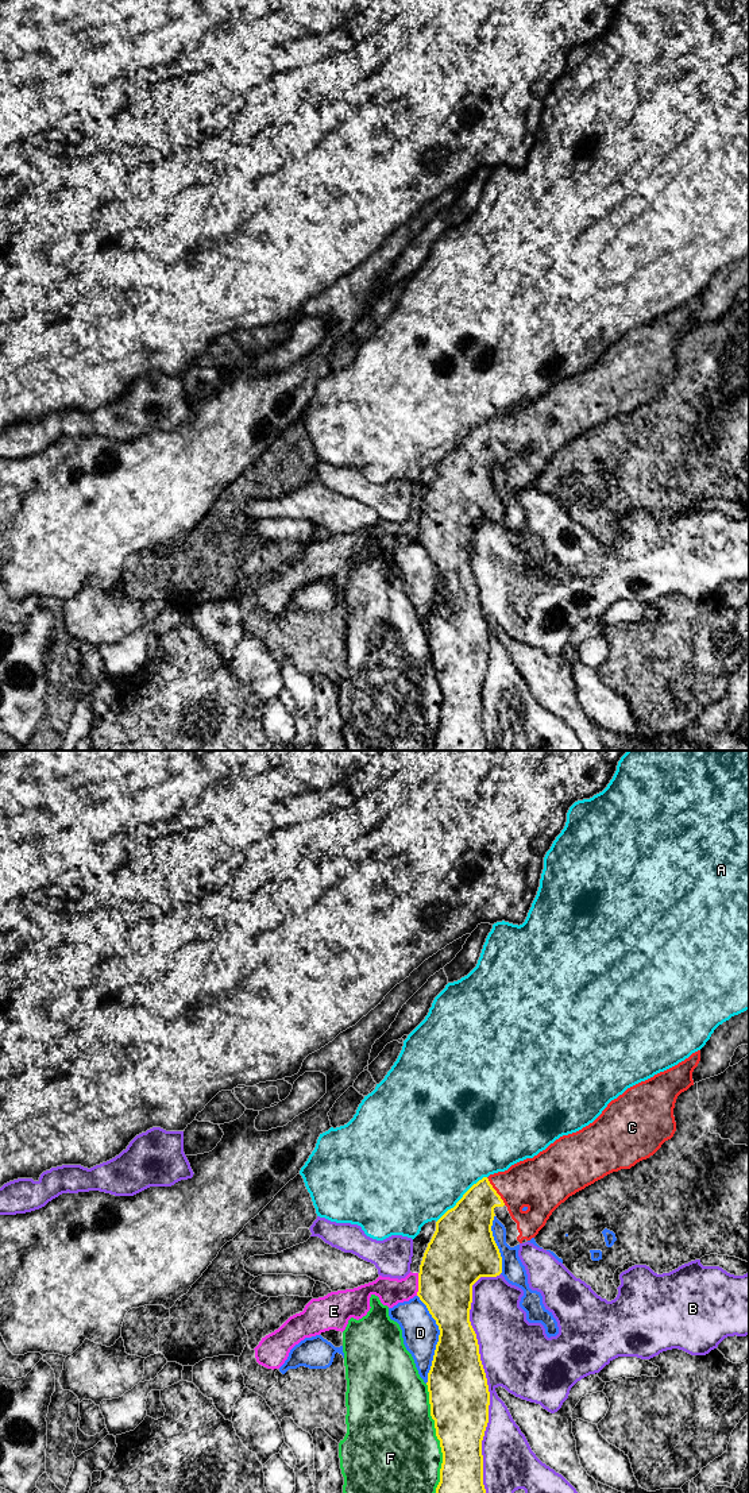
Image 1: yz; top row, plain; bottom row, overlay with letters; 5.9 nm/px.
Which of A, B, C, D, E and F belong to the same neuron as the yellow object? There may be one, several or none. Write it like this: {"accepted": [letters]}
{"accepted": ["C"]}

